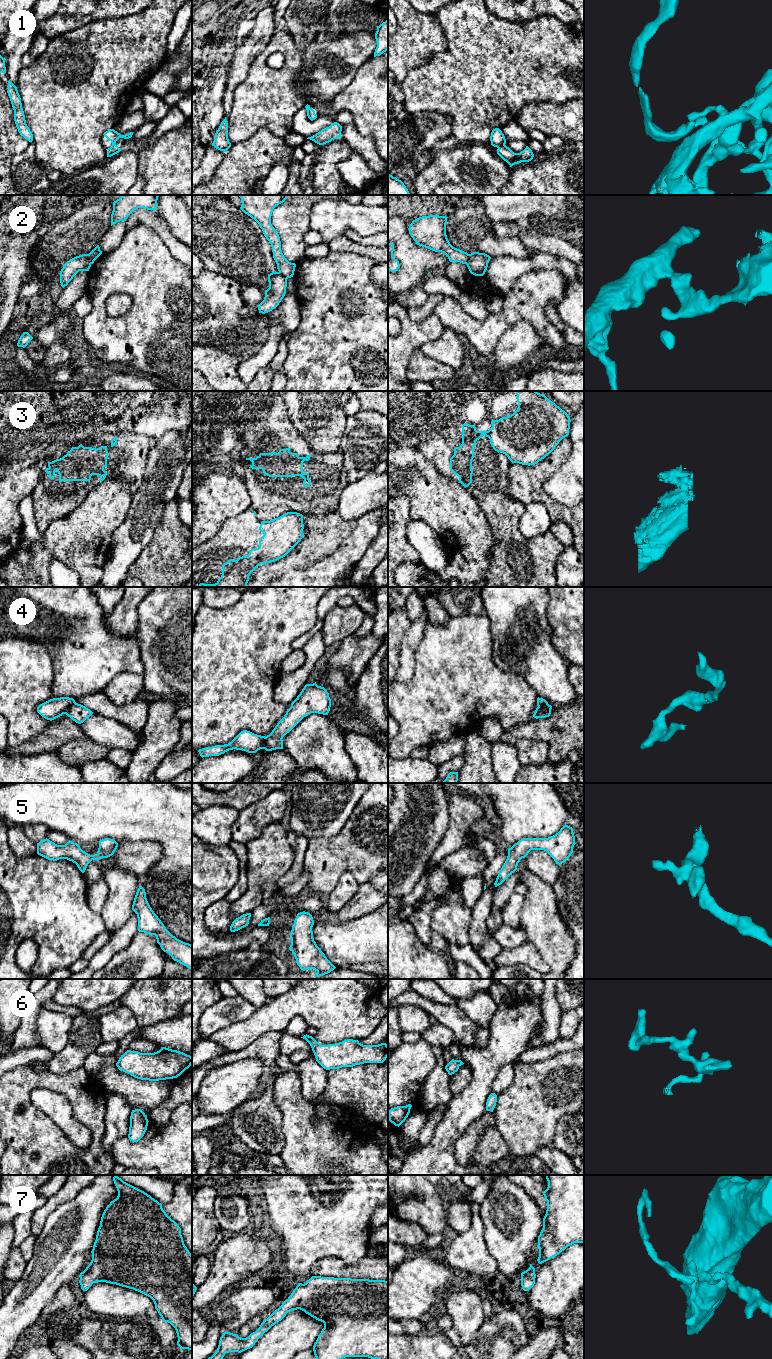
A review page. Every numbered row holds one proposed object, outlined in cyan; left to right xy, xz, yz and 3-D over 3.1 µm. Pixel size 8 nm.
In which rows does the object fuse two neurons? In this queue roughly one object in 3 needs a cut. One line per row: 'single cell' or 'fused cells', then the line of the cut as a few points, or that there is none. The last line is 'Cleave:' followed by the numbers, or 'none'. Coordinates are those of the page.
1: fused cells | yz (504, 144), (500, 144), (497, 147)
2: fused cells | yz (469, 254), (469, 260), (466, 264)
3: fused cells | yz (462, 442), (469, 444), (468, 463)
4: fused cells | xy (75, 702), (65, 713)
5: single cell | no cut
6: single cell | no cut
7: single cell | no cut
Cleave: 1, 2, 3, 4

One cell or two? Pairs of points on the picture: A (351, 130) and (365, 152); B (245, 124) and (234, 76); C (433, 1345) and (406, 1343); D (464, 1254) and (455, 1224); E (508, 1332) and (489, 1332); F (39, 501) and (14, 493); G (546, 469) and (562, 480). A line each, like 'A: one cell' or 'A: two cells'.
A: one cell
B: two cells
C: one cell
D: two cells
E: one cell
F: two cells
G: two cells

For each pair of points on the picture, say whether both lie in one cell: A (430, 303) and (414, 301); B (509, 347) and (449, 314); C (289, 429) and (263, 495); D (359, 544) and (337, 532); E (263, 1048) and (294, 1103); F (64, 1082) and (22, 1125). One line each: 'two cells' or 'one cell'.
A: two cells
B: two cells
C: one cell
D: two cells
E: two cells
F: one cell

